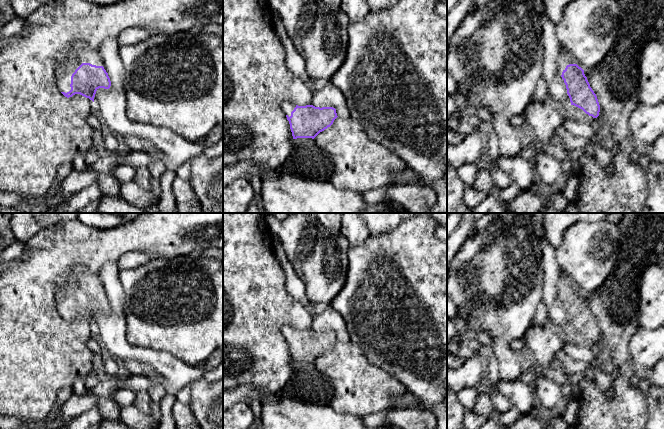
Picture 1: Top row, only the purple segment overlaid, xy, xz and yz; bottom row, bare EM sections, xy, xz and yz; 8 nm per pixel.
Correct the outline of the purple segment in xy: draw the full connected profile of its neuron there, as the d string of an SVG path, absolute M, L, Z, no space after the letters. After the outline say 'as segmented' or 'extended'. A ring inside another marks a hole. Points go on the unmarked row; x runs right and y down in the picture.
M80 266L74 269L73 275L57 293L56 304L65 321L80 318L93 326L99 312L109 313L111 310L106 290L98 274Z | extended

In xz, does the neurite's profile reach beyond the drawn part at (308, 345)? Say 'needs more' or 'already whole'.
needs more

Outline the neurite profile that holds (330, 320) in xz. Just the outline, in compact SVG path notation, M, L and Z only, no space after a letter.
M332 307L323 313L314 315L312 329L315 331L333 331L337 340L343 343L350 342L350 336L346 330L346 323L342 315Z

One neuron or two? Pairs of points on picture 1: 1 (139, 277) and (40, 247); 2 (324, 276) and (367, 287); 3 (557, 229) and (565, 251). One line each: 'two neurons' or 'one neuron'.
1: two neurons
2: two neurons
3: two neurons

